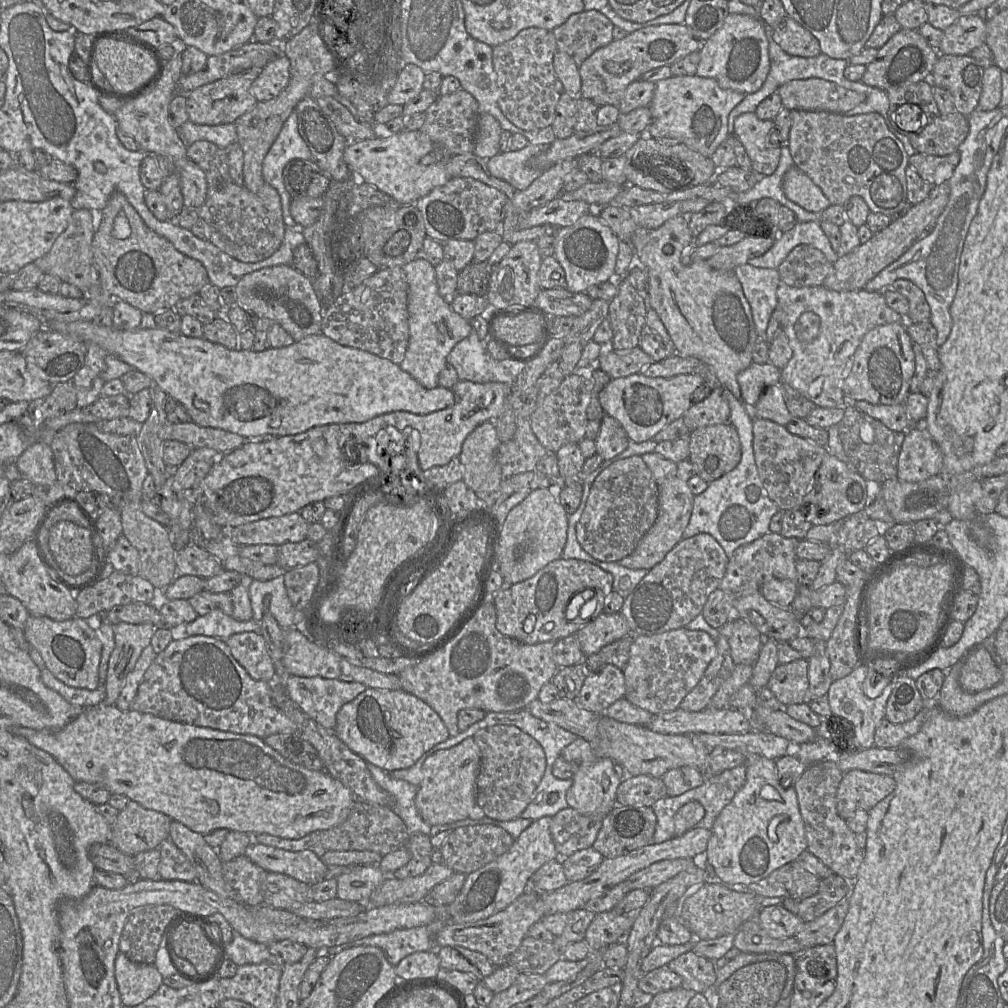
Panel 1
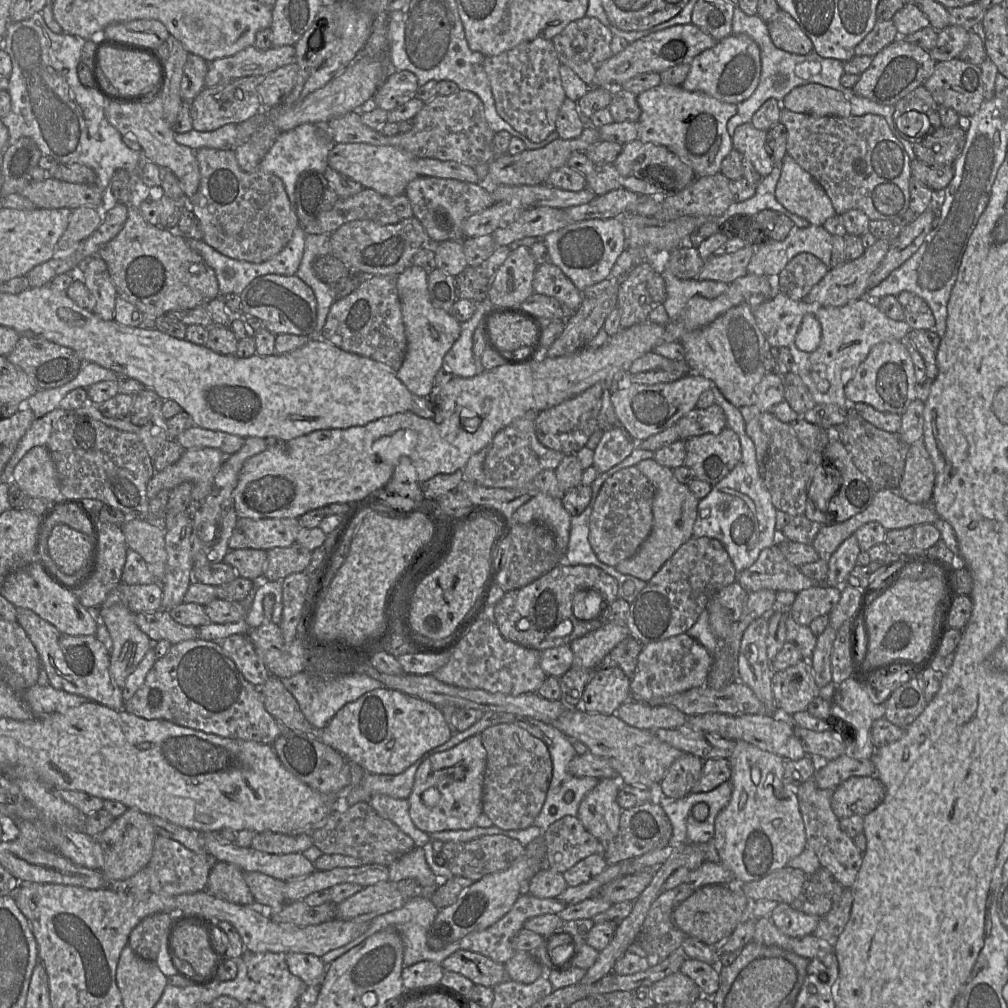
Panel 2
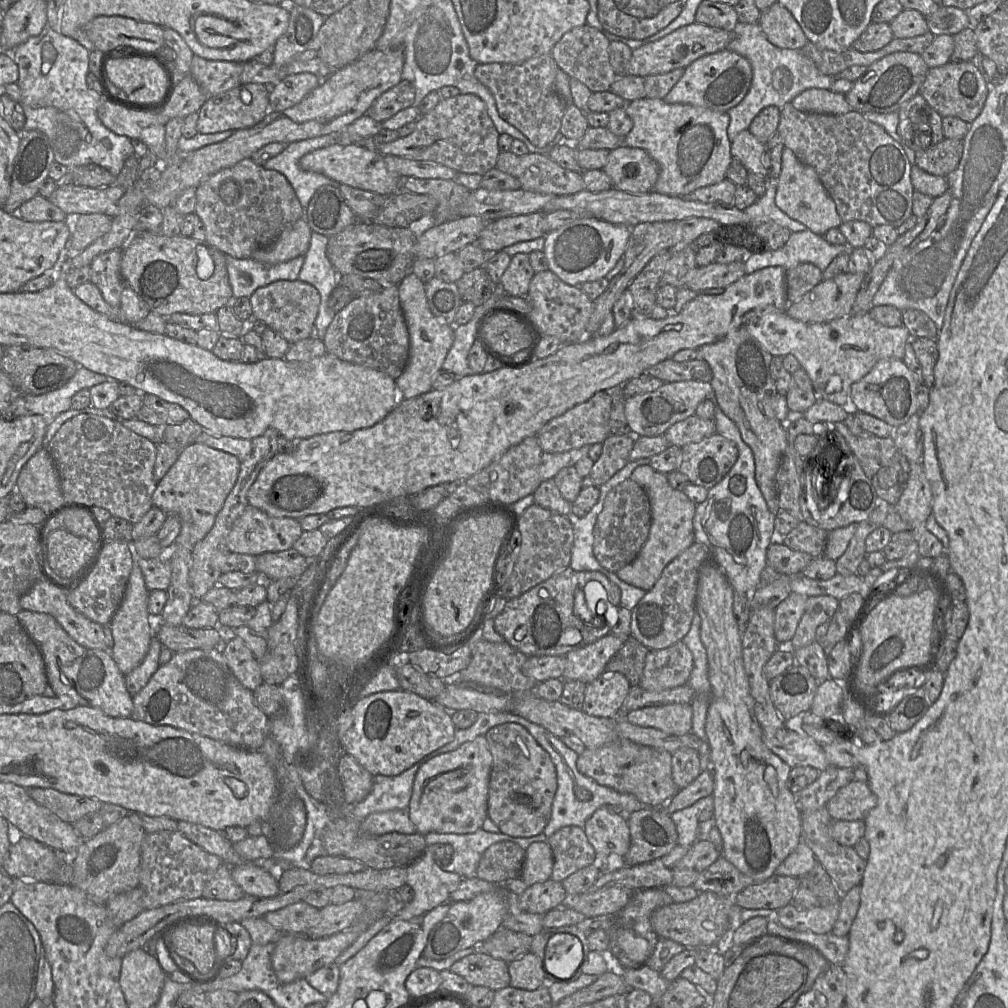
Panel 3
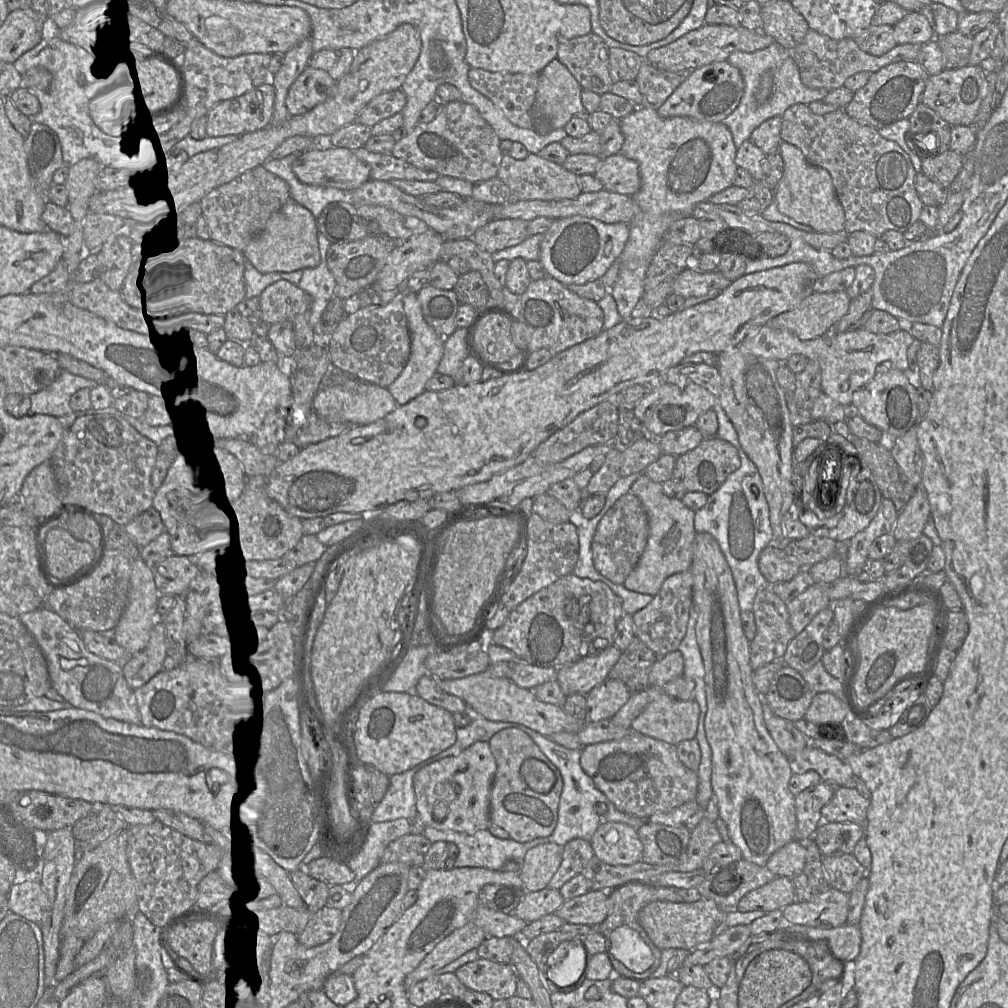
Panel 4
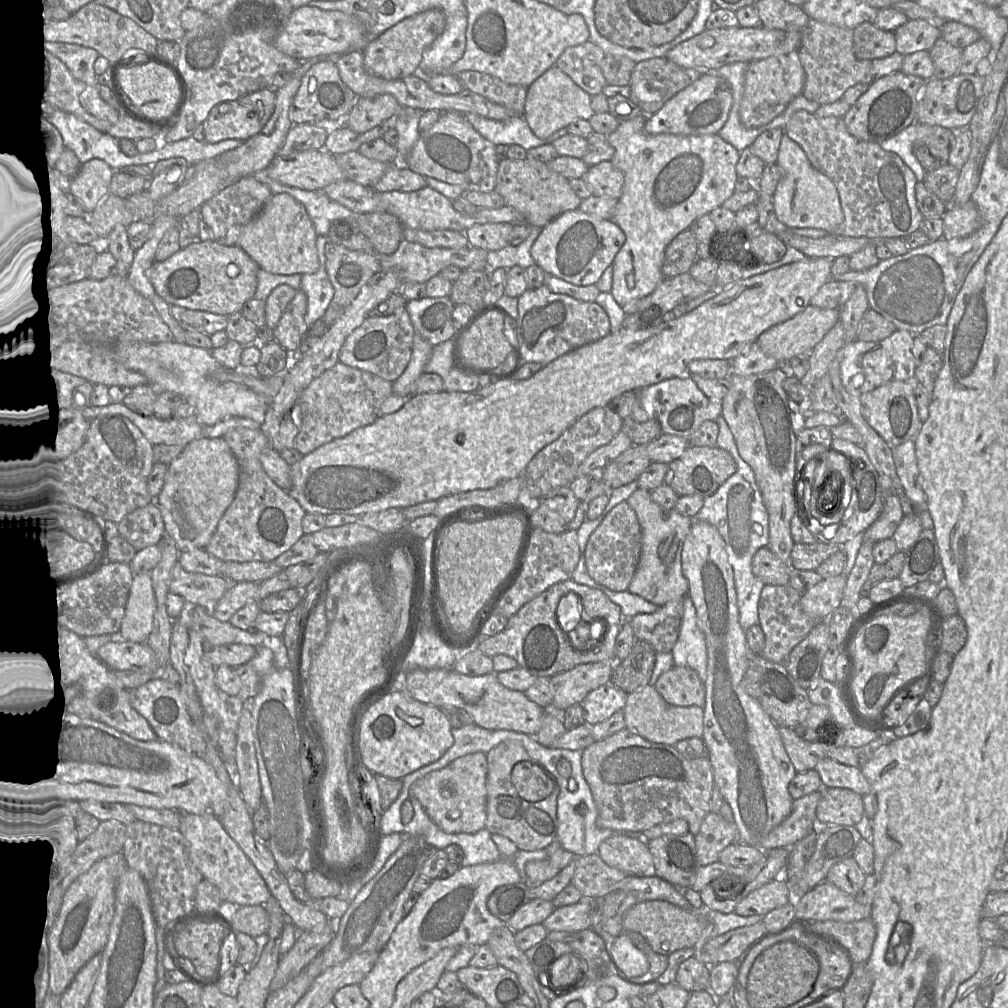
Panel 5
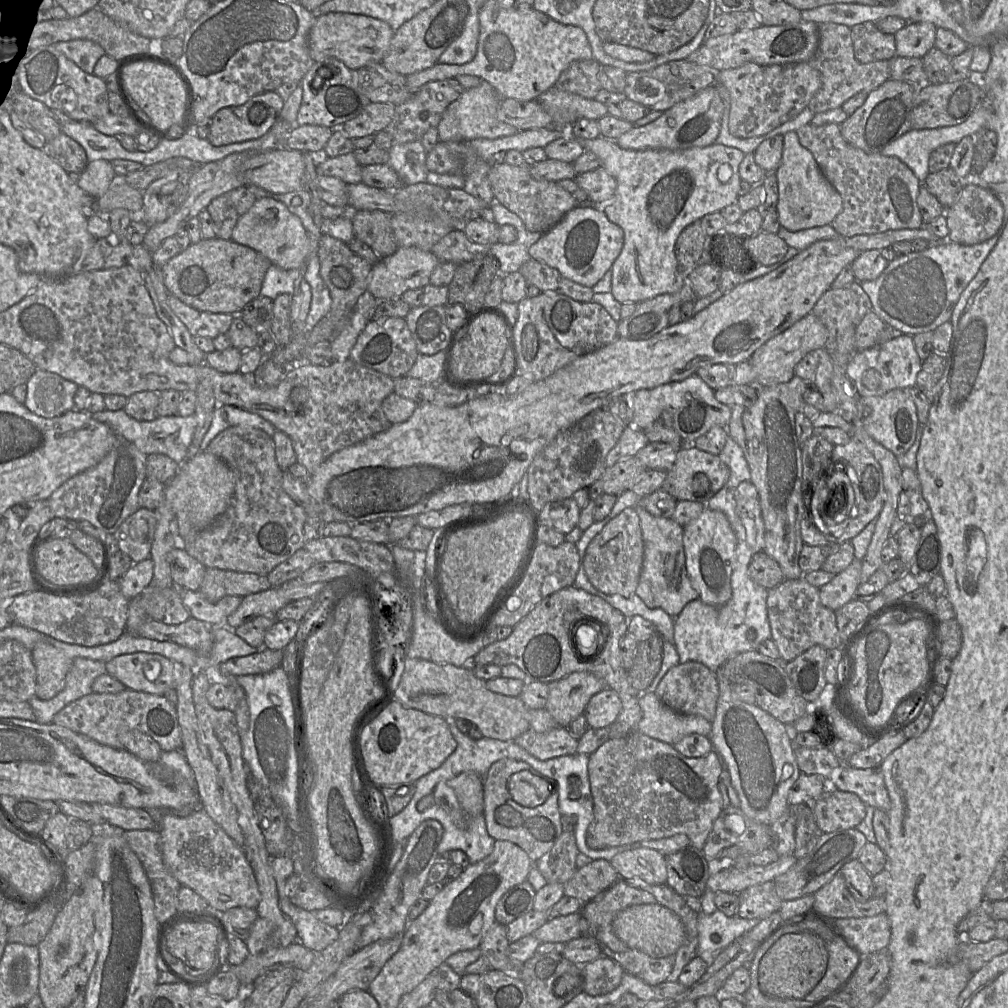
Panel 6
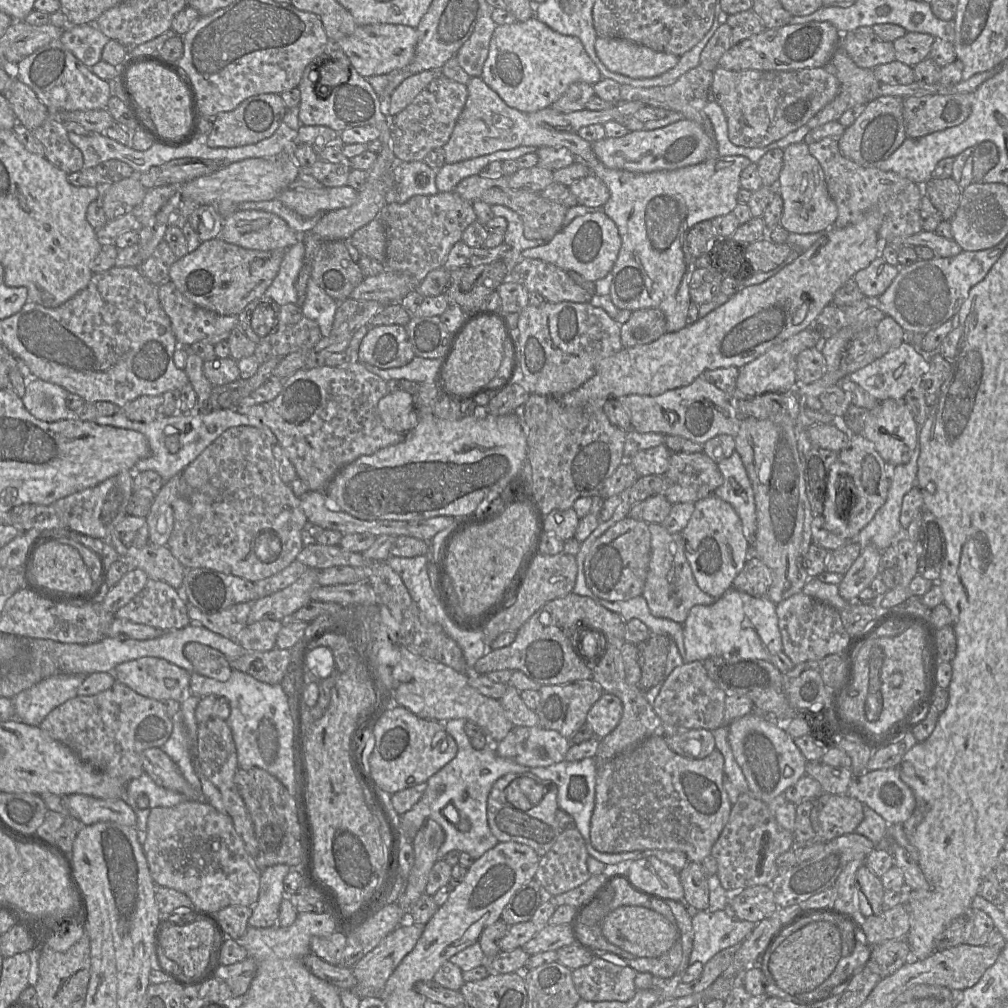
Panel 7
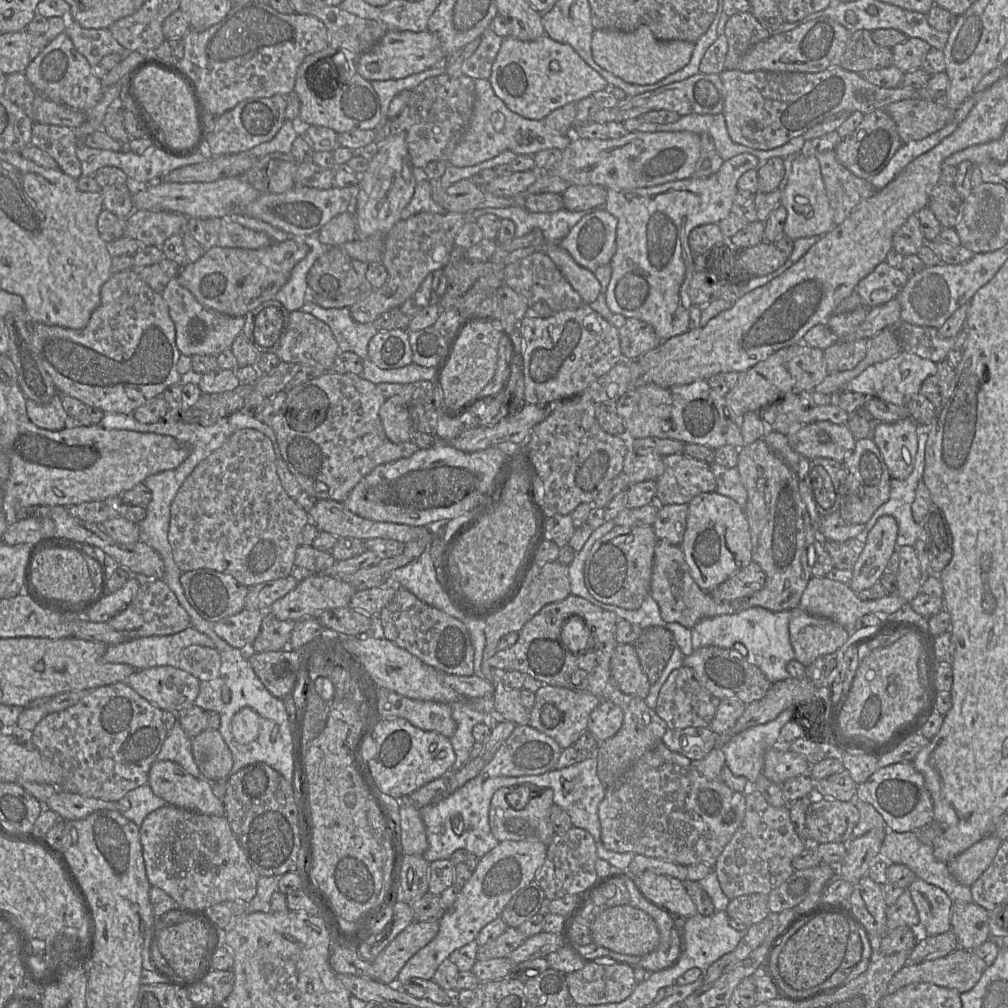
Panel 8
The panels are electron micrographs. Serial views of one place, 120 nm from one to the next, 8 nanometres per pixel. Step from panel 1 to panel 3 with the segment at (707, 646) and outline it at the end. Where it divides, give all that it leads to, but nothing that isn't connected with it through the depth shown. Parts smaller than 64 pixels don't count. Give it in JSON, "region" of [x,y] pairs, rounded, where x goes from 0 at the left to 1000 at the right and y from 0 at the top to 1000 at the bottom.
{"region":[[[678,636],[655,645],[645,645],[640,653],[634,681],[643,686],[656,686],[681,680],[688,664],[688,651]]]}

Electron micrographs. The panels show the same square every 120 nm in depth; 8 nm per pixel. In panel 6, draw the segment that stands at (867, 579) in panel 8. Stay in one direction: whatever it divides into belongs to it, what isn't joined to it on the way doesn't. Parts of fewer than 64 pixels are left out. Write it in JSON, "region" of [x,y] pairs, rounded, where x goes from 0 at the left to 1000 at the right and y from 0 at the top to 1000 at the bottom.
{"region":[[[847,555],[835,567],[813,583],[814,598],[828,606],[847,594],[847,588],[853,578],[855,556]]]}

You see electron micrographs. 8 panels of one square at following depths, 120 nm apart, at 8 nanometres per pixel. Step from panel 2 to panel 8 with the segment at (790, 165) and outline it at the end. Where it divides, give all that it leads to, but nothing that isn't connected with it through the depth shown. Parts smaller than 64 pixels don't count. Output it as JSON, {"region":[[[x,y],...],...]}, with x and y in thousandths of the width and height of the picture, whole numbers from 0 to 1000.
{"region":[[[794,152],[780,159],[780,173],[775,181],[775,200],[781,209],[777,229],[786,238],[808,233],[818,233],[827,224],[825,207],[819,194],[813,160],[809,155]]]}

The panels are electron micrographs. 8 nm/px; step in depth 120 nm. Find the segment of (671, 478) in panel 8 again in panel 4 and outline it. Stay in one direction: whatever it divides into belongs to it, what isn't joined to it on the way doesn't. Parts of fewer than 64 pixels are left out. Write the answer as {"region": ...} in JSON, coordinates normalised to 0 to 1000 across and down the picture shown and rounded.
{"region":[[[709,432],[699,435],[691,443],[671,454],[667,475],[678,480],[682,488],[697,488],[705,491],[733,463],[734,454],[729,442]]]}

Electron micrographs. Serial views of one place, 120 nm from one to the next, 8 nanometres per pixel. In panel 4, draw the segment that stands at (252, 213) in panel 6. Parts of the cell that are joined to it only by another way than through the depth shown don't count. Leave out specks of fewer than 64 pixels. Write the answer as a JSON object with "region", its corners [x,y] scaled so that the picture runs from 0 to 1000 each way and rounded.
{"region":[[[287,197],[265,219],[262,227],[240,248],[244,261],[260,272],[269,270],[291,270],[313,266],[317,261],[313,216],[310,211]]]}

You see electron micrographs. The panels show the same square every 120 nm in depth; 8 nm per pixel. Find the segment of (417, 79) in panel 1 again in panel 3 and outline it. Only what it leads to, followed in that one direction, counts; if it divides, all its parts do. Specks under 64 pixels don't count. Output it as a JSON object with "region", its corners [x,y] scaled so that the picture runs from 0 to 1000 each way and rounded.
{"region":[[[399,78],[394,84],[379,92],[363,113],[375,121],[380,121],[397,109],[410,105],[411,98],[411,85]]]}

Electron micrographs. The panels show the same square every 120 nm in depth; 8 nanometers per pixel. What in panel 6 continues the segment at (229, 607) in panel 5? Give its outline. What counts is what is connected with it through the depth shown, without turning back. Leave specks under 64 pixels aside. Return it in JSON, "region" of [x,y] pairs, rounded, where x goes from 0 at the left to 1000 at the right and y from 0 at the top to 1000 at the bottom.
{"region":[[[278,582],[248,589],[241,592],[237,602],[226,612],[224,621],[233,624],[256,611],[273,612],[274,608],[289,596],[291,595],[282,591]]]}

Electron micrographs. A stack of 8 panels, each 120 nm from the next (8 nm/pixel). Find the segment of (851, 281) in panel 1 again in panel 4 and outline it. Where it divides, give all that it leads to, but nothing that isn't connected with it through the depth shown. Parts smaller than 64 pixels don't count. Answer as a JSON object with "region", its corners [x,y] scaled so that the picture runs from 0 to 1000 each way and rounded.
{"region":[[[805,283],[804,289],[796,298],[796,300],[789,307],[778,310],[765,317],[763,317],[760,321],[768,326],[773,327],[782,327],[788,330],[795,337],[805,337],[813,333],[818,332],[822,328],[824,328],[827,323],[837,314],[844,301],[844,296],[841,293],[840,289],[831,289],[831,290],[823,290],[823,291],[810,291],[806,290]]]}

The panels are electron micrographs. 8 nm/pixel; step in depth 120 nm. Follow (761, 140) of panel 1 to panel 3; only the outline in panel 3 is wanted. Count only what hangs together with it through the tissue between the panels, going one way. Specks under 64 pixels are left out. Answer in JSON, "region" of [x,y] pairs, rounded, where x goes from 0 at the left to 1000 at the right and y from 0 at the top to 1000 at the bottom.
{"region":[[[737,129],[725,140],[726,157],[732,158],[742,171],[760,177],[762,168],[758,165],[757,155],[760,143],[753,140],[743,129]]]}

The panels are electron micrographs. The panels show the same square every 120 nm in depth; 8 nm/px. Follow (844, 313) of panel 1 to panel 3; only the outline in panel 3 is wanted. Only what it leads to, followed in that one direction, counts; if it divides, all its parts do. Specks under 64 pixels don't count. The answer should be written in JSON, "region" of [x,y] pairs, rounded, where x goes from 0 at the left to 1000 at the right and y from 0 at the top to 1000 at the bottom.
{"region":[[[774,308],[761,311],[752,316],[746,316],[739,324],[742,330],[766,353],[788,352],[792,356],[795,365],[803,372],[812,396],[824,398],[835,404],[843,404],[844,382],[861,371],[870,359],[882,355],[896,357],[898,342],[904,335],[901,326],[897,322],[878,324],[866,317],[862,311],[844,311],[817,320],[799,320],[783,314],[780,308]]]}

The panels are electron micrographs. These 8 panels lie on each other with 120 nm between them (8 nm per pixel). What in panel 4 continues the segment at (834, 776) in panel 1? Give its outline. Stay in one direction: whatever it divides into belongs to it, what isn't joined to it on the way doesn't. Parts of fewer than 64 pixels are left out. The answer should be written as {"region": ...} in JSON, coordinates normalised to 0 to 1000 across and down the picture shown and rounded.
{"region":[[[844,846],[816,849],[815,857],[823,879],[839,887],[860,867],[860,862]]]}

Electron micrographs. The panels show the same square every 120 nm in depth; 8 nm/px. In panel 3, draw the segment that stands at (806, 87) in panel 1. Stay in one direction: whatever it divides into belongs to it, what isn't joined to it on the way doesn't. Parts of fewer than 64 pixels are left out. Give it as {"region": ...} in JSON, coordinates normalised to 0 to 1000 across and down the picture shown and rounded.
{"region":[[[801,88],[791,94],[784,102],[795,111],[839,113],[845,109],[838,94],[821,88]]]}

